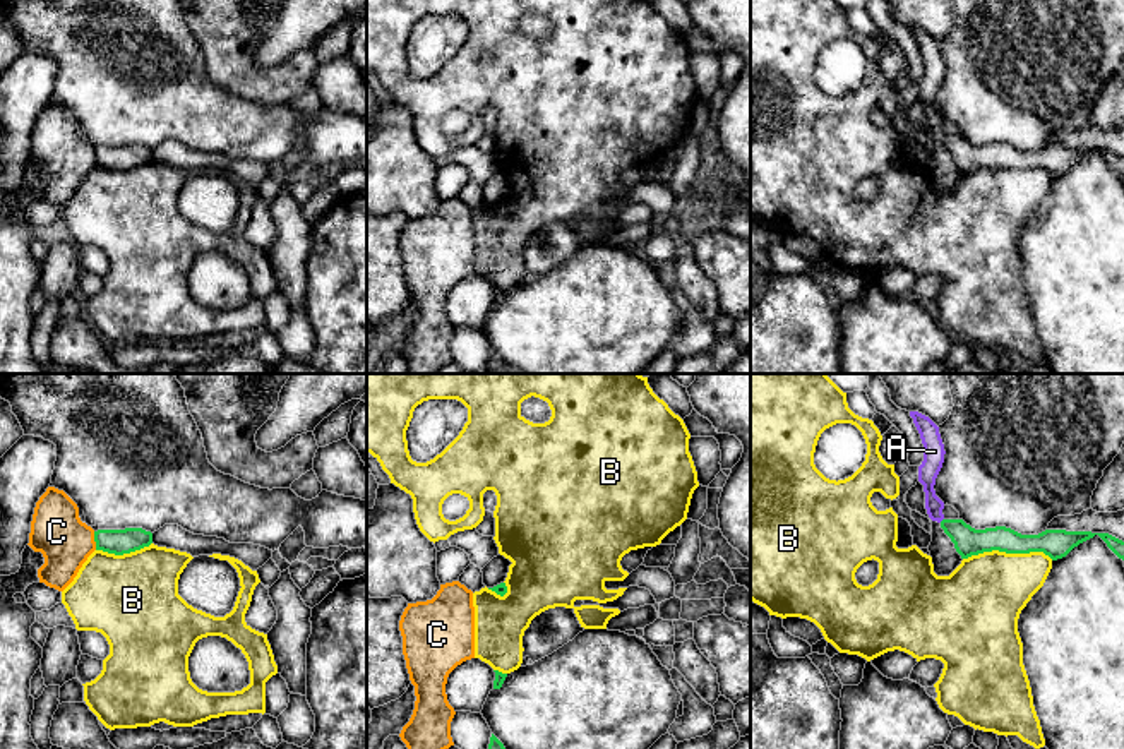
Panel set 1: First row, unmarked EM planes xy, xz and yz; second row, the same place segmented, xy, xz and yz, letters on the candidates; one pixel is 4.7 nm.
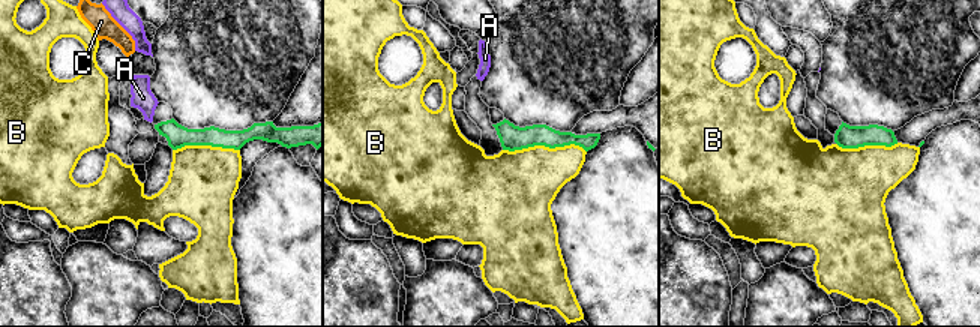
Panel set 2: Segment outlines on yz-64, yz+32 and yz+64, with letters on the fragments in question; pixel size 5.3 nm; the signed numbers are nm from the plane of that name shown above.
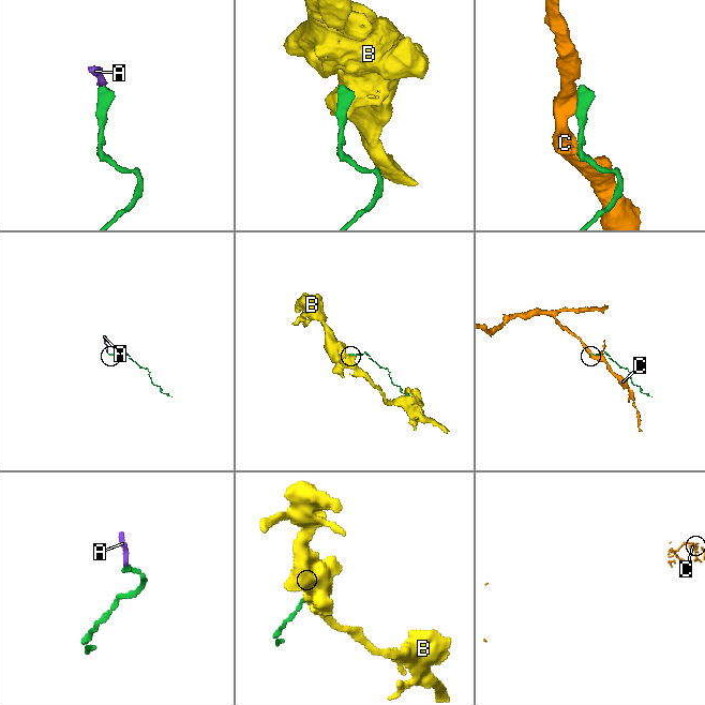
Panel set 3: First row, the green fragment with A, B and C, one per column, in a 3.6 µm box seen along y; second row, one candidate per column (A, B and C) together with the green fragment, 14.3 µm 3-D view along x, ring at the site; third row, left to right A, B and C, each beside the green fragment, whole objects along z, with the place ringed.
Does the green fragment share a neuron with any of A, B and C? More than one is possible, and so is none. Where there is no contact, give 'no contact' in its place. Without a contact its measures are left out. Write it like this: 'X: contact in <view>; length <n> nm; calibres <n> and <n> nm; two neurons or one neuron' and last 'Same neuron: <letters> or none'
A: no contact; one neuron
B: contact in yz; length 420 nm; calibres 140 and 380 nm; two neurons
C: contact in xy; length 90 nm; calibres 120 and 240 nm; two neurons
Same neuron: A

